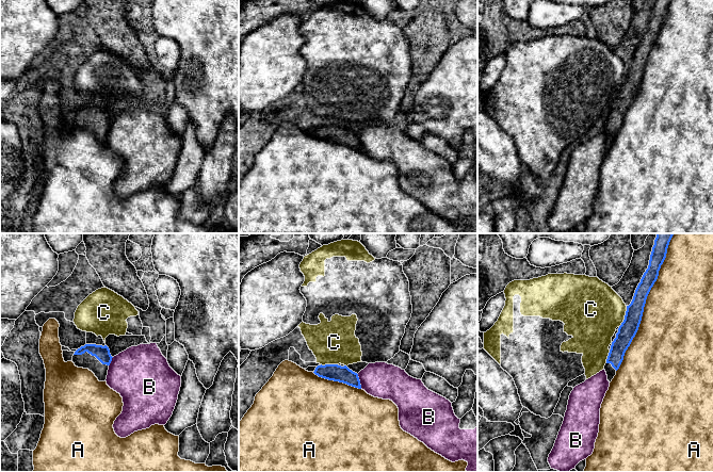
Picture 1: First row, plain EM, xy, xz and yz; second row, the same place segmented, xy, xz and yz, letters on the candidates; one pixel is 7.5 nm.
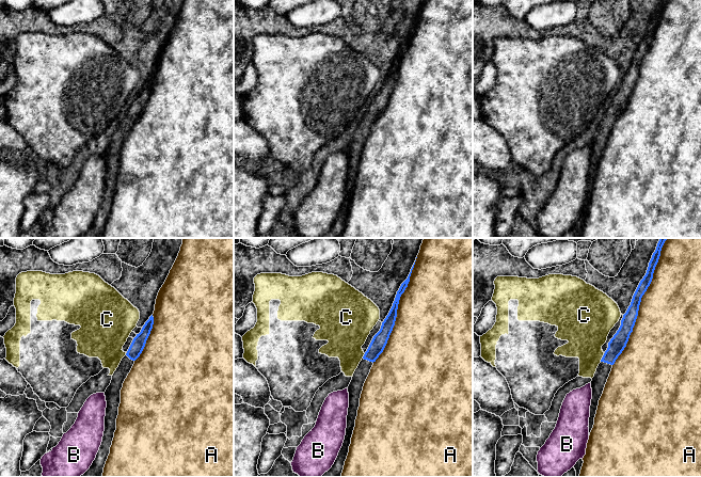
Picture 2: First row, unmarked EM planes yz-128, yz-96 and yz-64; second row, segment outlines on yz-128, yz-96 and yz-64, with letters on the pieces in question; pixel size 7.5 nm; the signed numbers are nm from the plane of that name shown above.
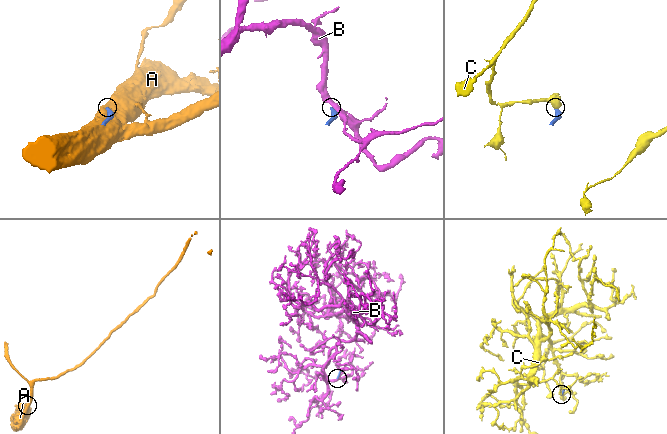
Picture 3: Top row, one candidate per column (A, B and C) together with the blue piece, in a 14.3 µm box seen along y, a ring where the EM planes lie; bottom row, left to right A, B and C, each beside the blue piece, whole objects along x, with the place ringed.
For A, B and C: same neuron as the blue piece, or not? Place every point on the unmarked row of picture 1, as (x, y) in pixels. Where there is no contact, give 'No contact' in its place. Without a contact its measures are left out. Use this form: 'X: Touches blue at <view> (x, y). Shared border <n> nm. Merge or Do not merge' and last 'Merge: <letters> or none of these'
A: Touches blue at yz (644, 66). Shared border 1100 nm. Do not merge
B: Touches blue at xz (359, 143). Shared border 120 nm. Do not merge
C: Touches blue at yz (625, 78). Shared border 170 nm. Do not merge
Merge: none of these

